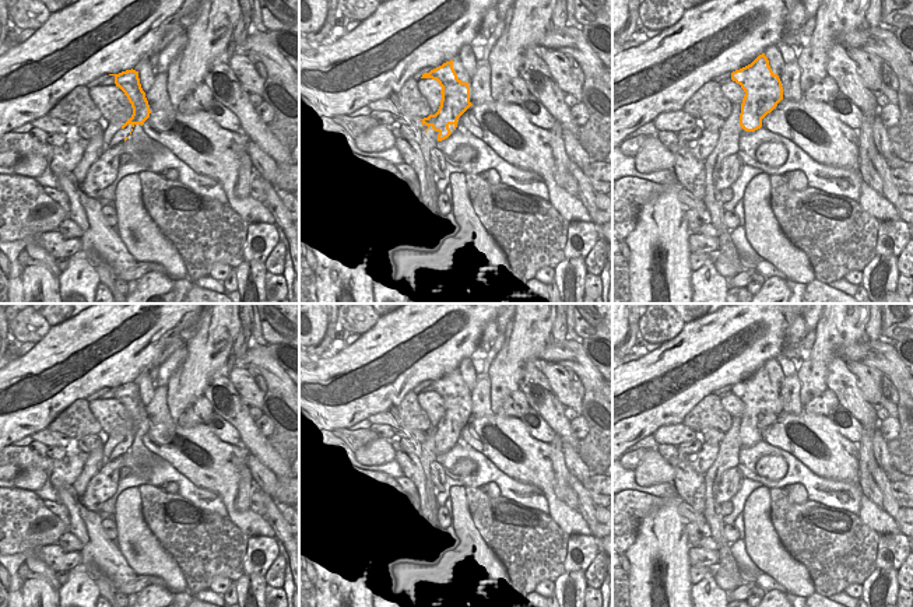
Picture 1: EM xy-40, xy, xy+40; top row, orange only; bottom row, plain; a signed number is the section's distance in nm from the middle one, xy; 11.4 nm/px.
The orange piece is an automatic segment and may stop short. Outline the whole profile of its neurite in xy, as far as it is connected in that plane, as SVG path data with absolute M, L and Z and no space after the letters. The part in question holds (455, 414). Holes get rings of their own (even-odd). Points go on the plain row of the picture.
M453 373L443 376L429 386L424 386L421 392L436 393L442 400L442 413L438 425L419 432L422 435L422 450L432 441L435 443L435 455L438 456L452 448L450 438L456 443L459 431L473 418L470 415L468 394L463 396L457 392Z

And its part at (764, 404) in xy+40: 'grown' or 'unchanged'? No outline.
unchanged

